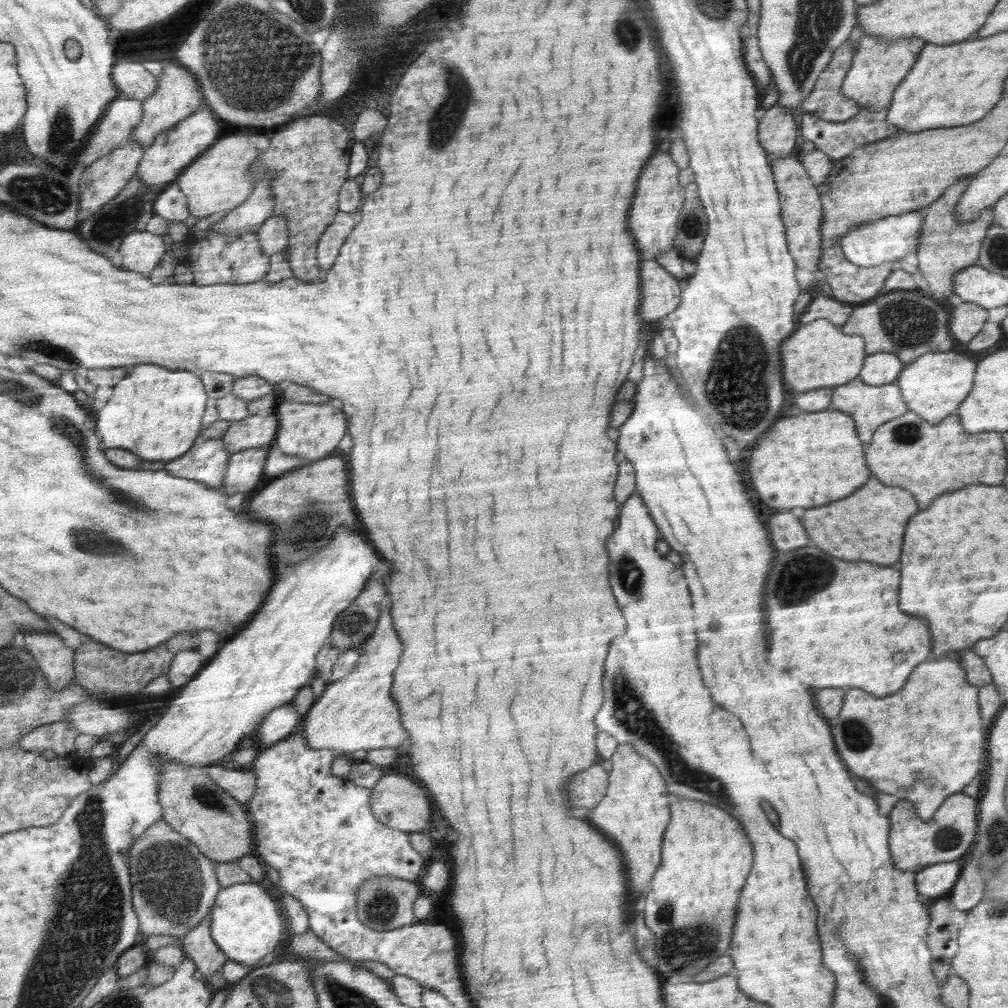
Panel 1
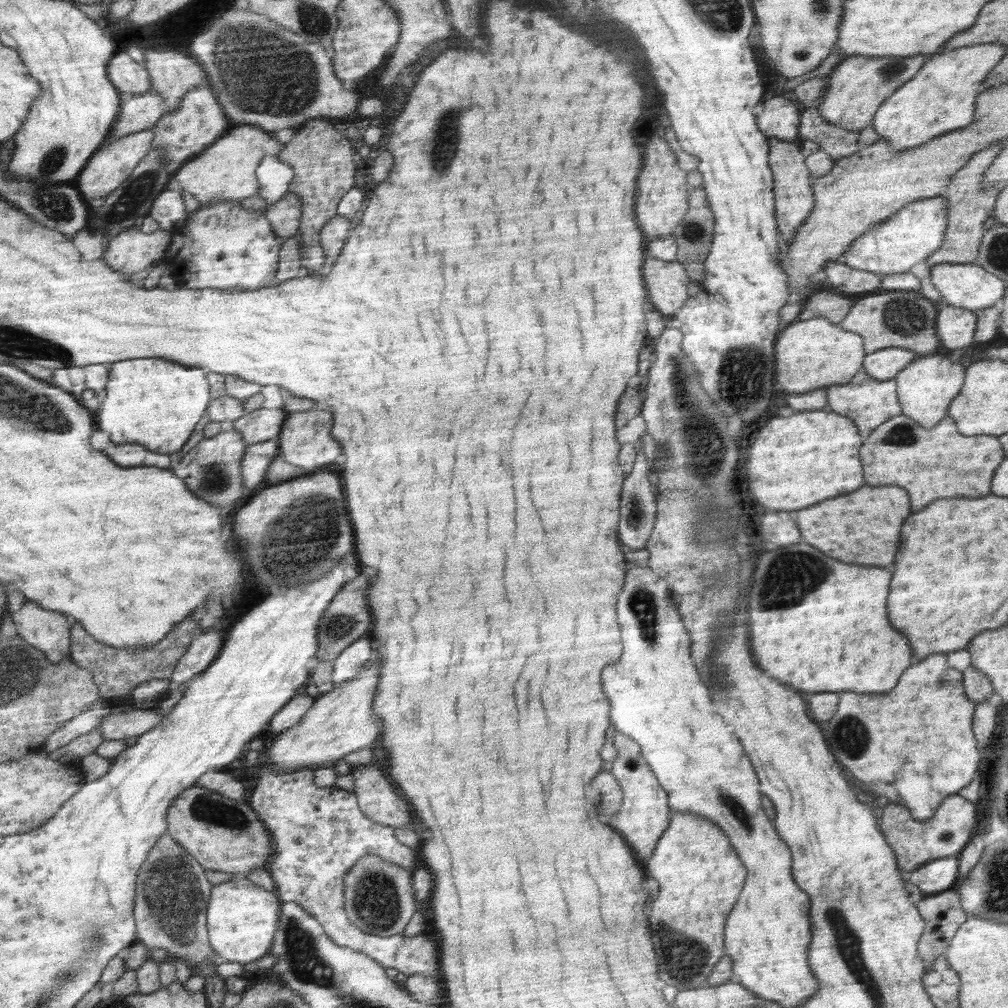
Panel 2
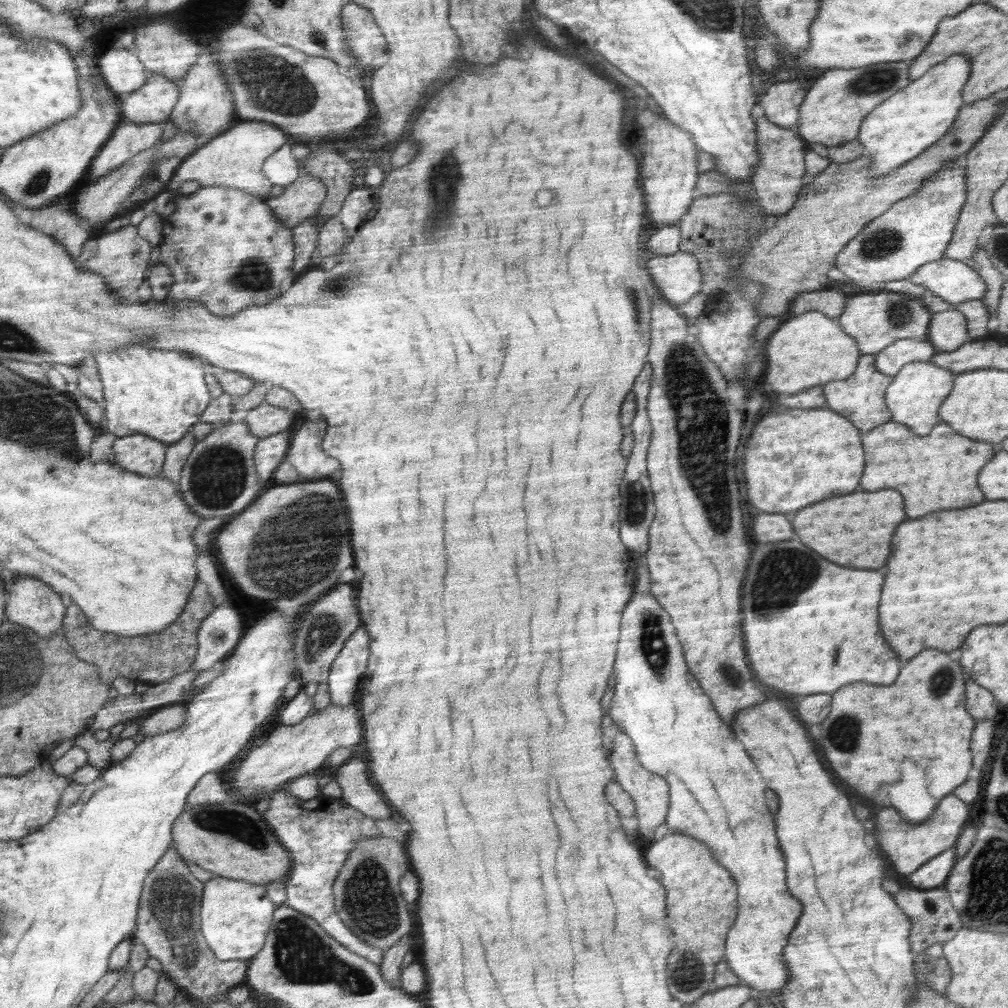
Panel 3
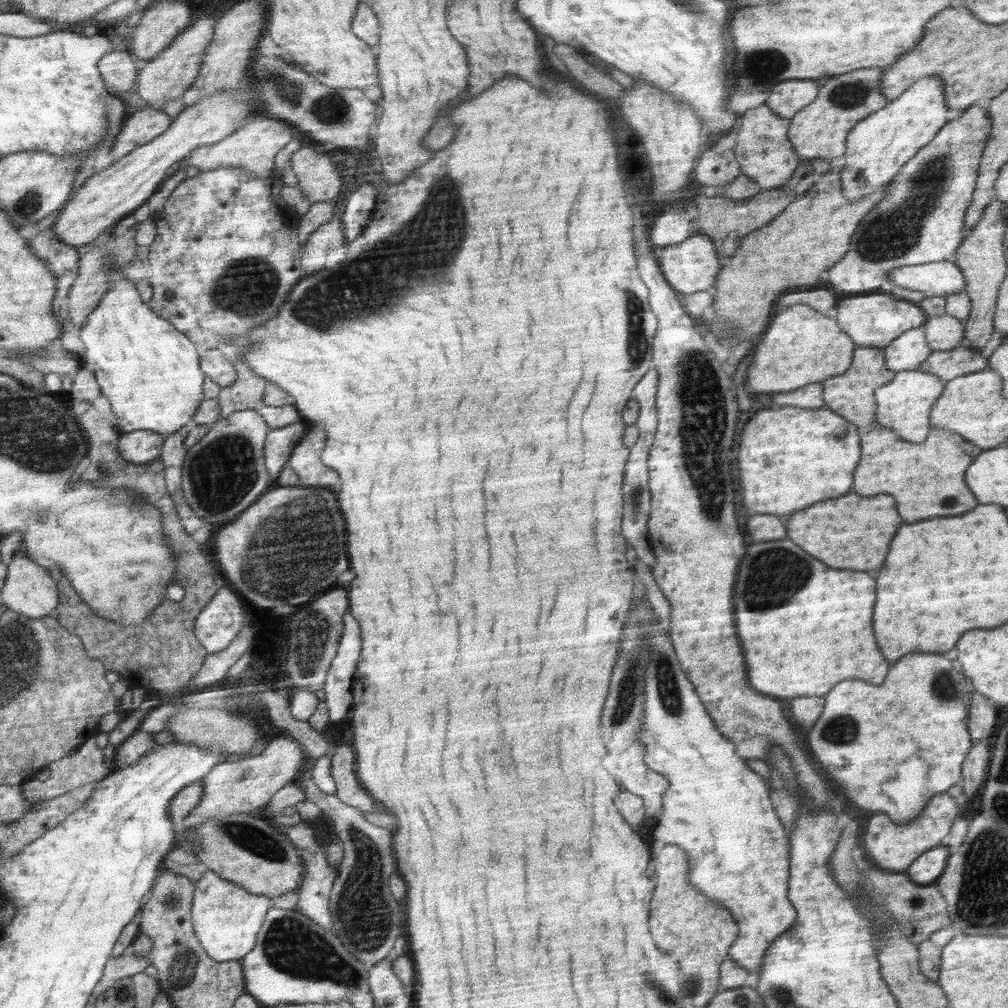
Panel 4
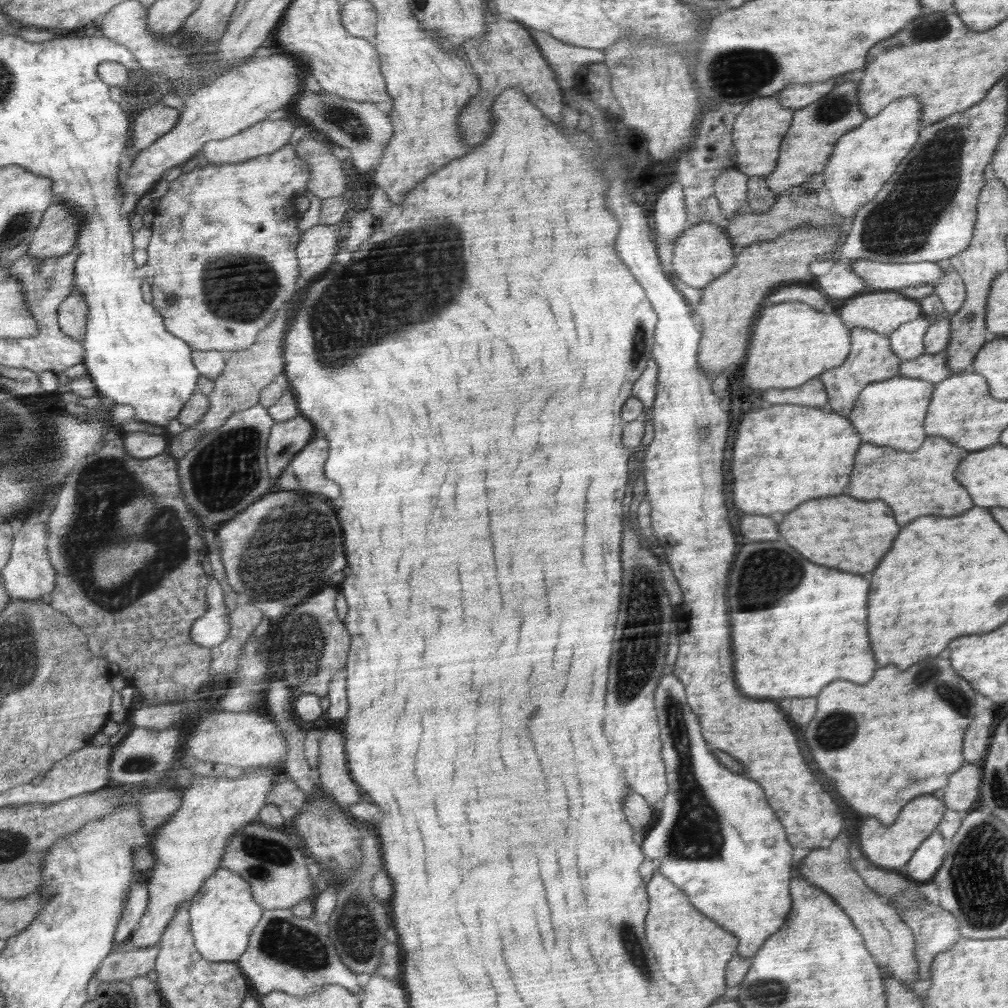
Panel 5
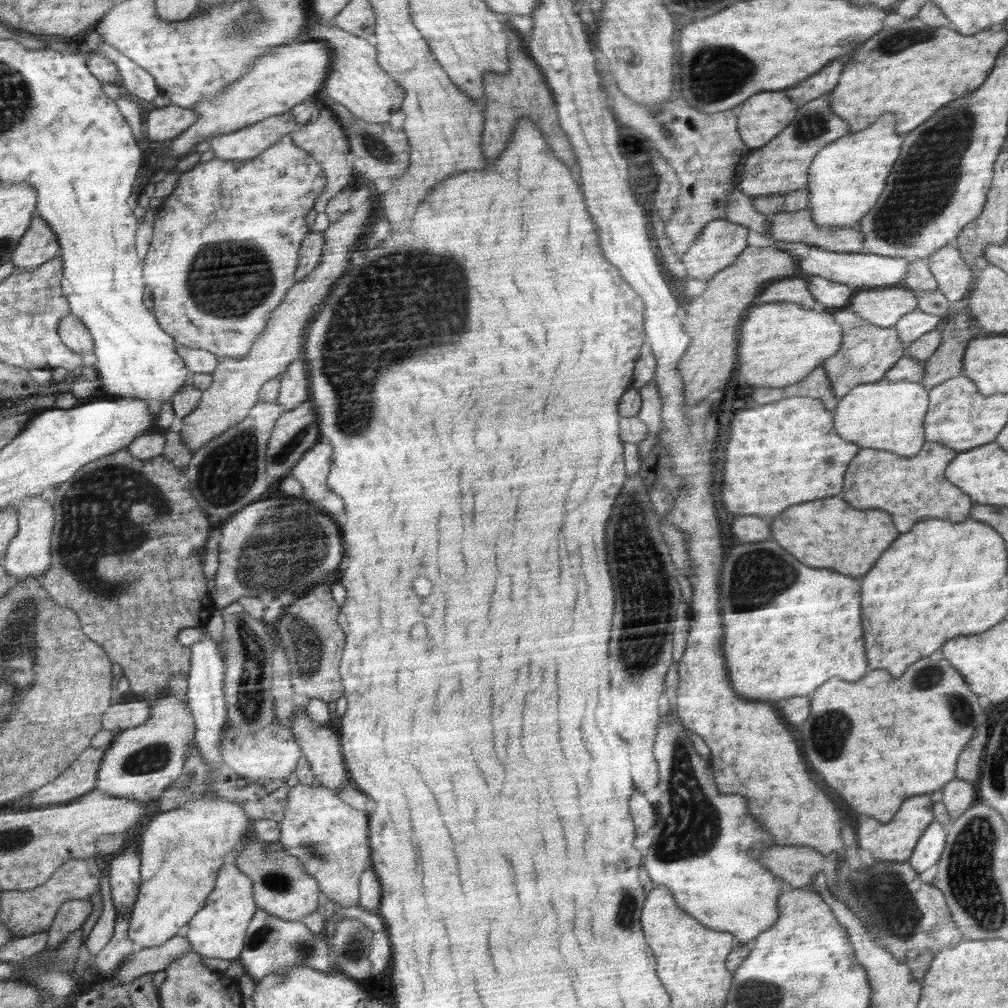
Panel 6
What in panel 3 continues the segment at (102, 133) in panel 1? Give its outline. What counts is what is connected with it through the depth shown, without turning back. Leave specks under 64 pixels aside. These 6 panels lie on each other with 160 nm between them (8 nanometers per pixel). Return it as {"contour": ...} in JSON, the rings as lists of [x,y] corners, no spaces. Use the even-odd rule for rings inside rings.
{"contour":[[[149,74],[145,83],[129,93],[119,93],[124,123],[164,123],[179,97],[179,86],[161,74]]]}

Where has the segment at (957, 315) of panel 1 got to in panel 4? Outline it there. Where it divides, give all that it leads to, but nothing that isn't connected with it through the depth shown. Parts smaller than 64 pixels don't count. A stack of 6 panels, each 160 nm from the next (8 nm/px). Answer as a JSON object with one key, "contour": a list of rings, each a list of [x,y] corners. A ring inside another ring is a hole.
{"contour":[[[947,313],[932,317],[924,328],[928,346],[934,352],[949,351],[965,343],[966,324]]]}

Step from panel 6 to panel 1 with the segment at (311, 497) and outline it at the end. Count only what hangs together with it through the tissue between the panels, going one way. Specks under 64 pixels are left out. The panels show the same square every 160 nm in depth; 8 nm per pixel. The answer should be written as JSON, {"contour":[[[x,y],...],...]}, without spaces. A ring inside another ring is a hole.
{"contour":[[[280,400],[277,402],[274,414],[277,416],[278,431],[274,445],[284,454],[301,456],[307,463],[322,460],[334,454],[339,448],[343,437],[347,434],[348,416],[344,416],[339,403],[332,401],[324,404],[306,404]]]}

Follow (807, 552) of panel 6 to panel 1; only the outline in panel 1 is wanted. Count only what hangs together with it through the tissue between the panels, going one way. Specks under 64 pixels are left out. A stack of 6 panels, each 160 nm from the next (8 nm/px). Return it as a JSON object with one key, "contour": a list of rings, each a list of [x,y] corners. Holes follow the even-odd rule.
{"contour":[[[872,478],[864,490],[856,490],[852,498],[844,498],[840,502],[832,502],[828,506],[808,508],[802,516],[802,526],[806,528],[808,536],[820,546],[828,550],[832,556],[842,560],[868,560],[882,566],[890,566],[898,562],[904,528],[908,518],[918,512],[918,506],[912,494],[900,486],[886,486]],[[874,532],[876,532],[876,548],[874,548]]]}

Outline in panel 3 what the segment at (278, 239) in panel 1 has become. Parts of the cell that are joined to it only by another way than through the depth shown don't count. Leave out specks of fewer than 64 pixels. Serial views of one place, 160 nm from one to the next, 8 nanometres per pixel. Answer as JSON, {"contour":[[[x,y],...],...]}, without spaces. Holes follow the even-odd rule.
{"contour":[[[304,167],[299,169],[299,177],[281,195],[266,200],[276,218],[292,229],[314,216],[328,193],[325,184],[318,177],[307,173]]]}

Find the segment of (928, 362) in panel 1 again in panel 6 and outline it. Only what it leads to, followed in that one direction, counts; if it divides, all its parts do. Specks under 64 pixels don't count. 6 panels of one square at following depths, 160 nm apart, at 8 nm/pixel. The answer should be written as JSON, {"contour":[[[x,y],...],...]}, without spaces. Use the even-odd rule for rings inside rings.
{"contour":[[[887,378],[855,386],[841,398],[835,409],[835,430],[840,438],[855,442],[862,448],[889,450],[912,457],[926,444],[926,416],[930,408],[930,392],[920,383],[890,382]]]}

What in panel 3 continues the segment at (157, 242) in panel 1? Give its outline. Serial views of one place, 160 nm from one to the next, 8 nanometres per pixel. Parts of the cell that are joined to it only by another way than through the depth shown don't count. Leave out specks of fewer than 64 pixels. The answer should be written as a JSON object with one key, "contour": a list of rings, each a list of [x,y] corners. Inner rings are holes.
{"contour":[[[127,225],[111,233],[98,233],[96,236],[96,254],[87,261],[80,260],[79,268],[91,270],[103,276],[109,290],[125,299],[133,294],[144,280],[144,270],[150,260],[151,242],[138,233],[138,227]]]}

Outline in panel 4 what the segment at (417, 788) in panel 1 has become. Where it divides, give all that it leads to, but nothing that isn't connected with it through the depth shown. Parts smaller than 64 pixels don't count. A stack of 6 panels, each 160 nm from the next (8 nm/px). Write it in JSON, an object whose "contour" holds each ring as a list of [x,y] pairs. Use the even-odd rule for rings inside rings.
{"contour":[[[336,745],[330,767],[331,778],[335,780],[337,789],[335,796],[344,805],[360,812],[374,812],[378,806],[373,796],[360,788],[356,778],[357,760],[354,758],[357,756],[354,756],[350,746]]]}

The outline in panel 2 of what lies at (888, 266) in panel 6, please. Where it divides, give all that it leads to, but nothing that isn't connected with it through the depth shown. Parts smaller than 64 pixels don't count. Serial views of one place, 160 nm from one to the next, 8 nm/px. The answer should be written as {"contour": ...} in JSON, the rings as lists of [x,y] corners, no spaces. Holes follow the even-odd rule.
{"contour":[[[976,262],[968,264],[940,263],[928,271],[931,283],[939,291],[943,304],[946,305],[975,312],[999,305],[1000,300],[1007,293],[1007,285],[1004,285],[1004,281],[992,274],[991,271],[984,270],[984,267]]]}

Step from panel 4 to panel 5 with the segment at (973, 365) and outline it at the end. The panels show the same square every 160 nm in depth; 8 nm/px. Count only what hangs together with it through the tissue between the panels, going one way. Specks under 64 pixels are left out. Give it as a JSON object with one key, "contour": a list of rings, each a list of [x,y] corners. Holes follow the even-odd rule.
{"contour":[[[945,351],[932,355],[925,352],[923,357],[903,362],[897,374],[904,378],[919,378],[934,385],[946,380],[950,375],[954,374],[951,374],[951,370],[947,367]]]}

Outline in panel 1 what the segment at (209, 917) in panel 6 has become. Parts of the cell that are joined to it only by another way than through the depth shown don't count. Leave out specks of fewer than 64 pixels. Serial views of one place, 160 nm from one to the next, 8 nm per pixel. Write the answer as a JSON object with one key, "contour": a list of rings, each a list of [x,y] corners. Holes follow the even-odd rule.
{"contour":[[[256,882],[235,884],[220,890],[211,910],[211,937],[228,959],[252,966],[276,948],[284,930],[284,922],[274,904],[276,902]]]}

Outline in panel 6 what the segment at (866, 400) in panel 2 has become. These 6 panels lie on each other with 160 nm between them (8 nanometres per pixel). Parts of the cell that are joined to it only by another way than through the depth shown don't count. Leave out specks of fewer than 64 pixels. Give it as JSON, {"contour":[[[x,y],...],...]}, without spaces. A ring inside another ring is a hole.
{"contour":[[[850,309],[838,310],[834,317],[836,323],[843,328],[843,342],[838,352],[822,365],[829,376],[833,391],[841,399],[855,386],[885,378],[888,370],[904,357],[904,344],[895,326],[890,328],[874,326]]]}

